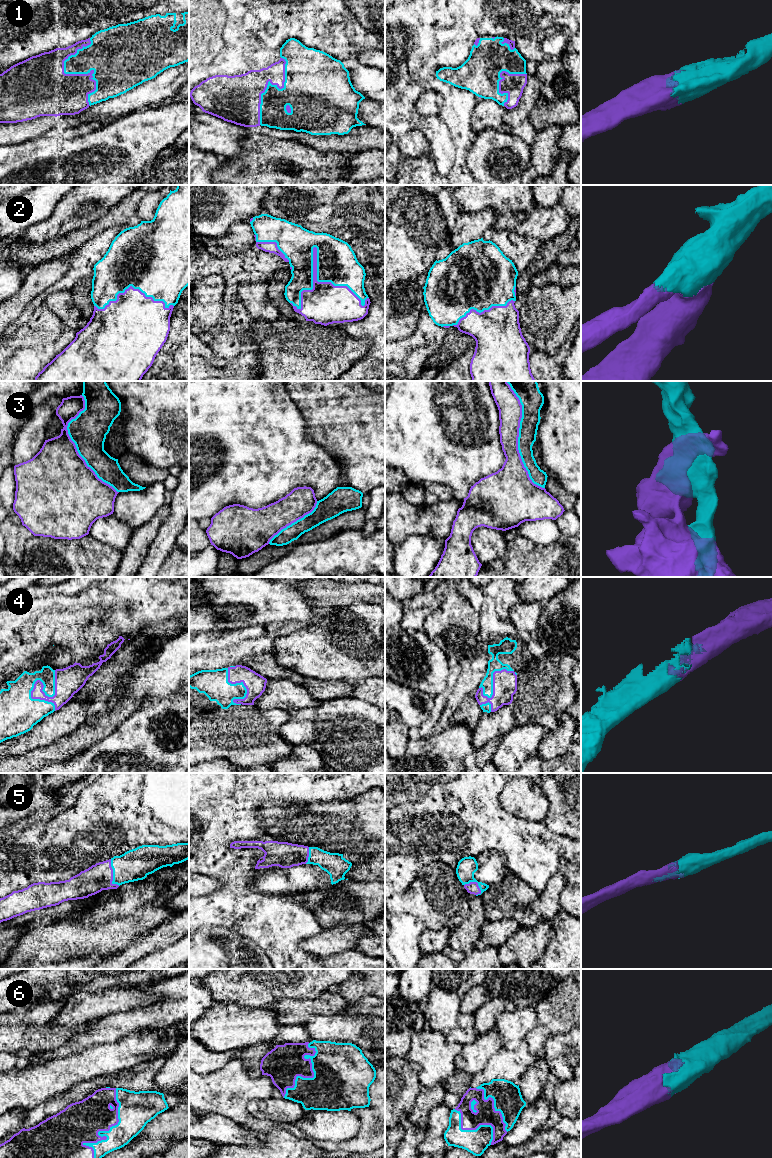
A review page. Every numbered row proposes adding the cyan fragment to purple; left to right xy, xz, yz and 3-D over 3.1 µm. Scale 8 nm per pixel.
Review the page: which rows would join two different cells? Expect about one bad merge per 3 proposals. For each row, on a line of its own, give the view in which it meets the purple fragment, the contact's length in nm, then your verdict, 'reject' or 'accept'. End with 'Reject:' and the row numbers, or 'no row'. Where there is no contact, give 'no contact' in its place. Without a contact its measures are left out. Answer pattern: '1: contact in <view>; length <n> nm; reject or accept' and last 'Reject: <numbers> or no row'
1: contact in xy; length 550 nm; accept
2: contact in xz; length 650 nm; accept
3: contact in yz; length 900 nm; reject
4: contact in xy; length 320 nm; accept
5: contact in xy; length 220 nm; accept
6: contact in xy; length 600 nm; accept
Reject: 3

